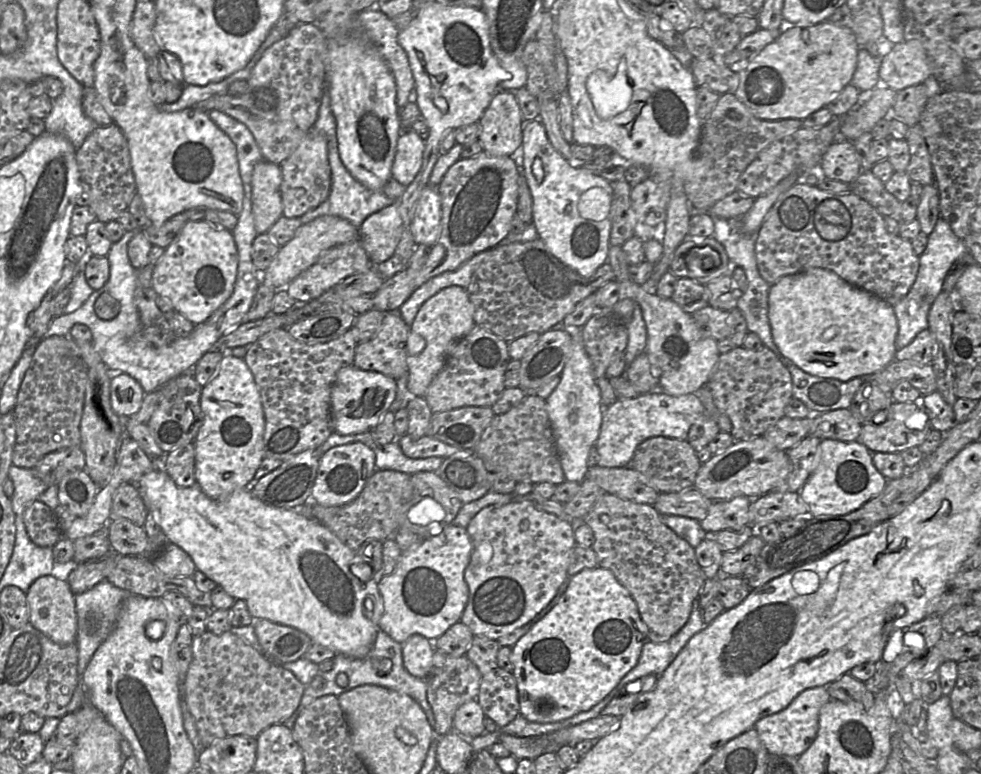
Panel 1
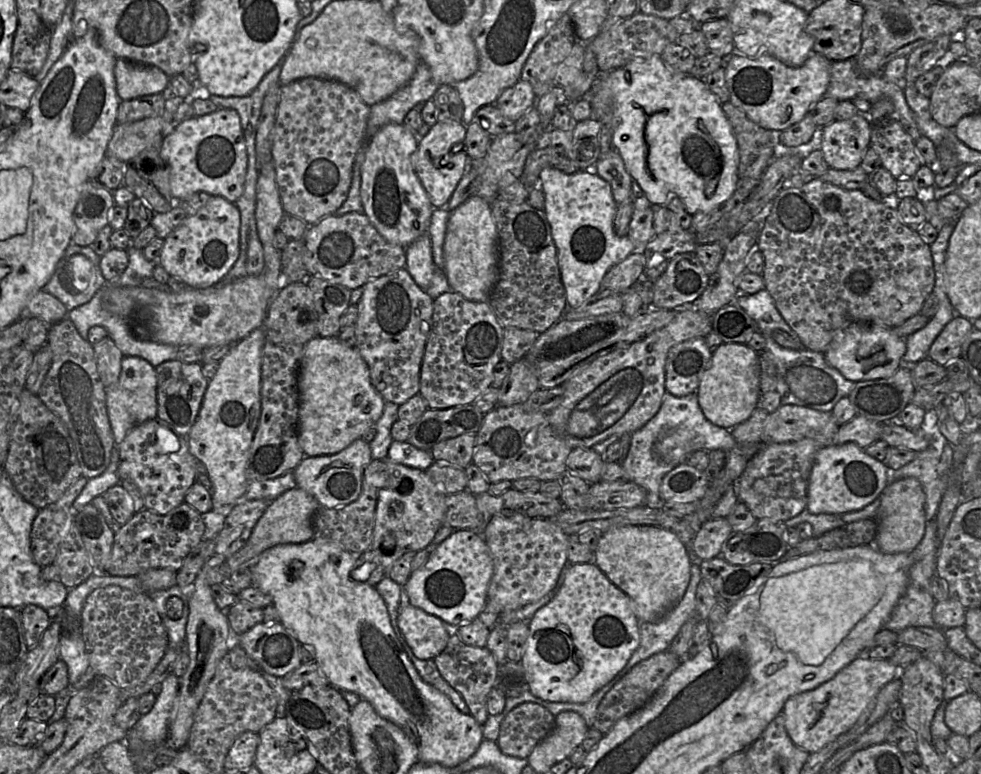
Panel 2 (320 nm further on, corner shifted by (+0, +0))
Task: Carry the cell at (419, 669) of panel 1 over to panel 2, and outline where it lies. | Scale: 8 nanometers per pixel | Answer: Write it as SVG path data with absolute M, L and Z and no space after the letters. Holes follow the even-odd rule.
M410 603L400 605L398 626L414 655L421 660L433 660L441 654L453 629Z

